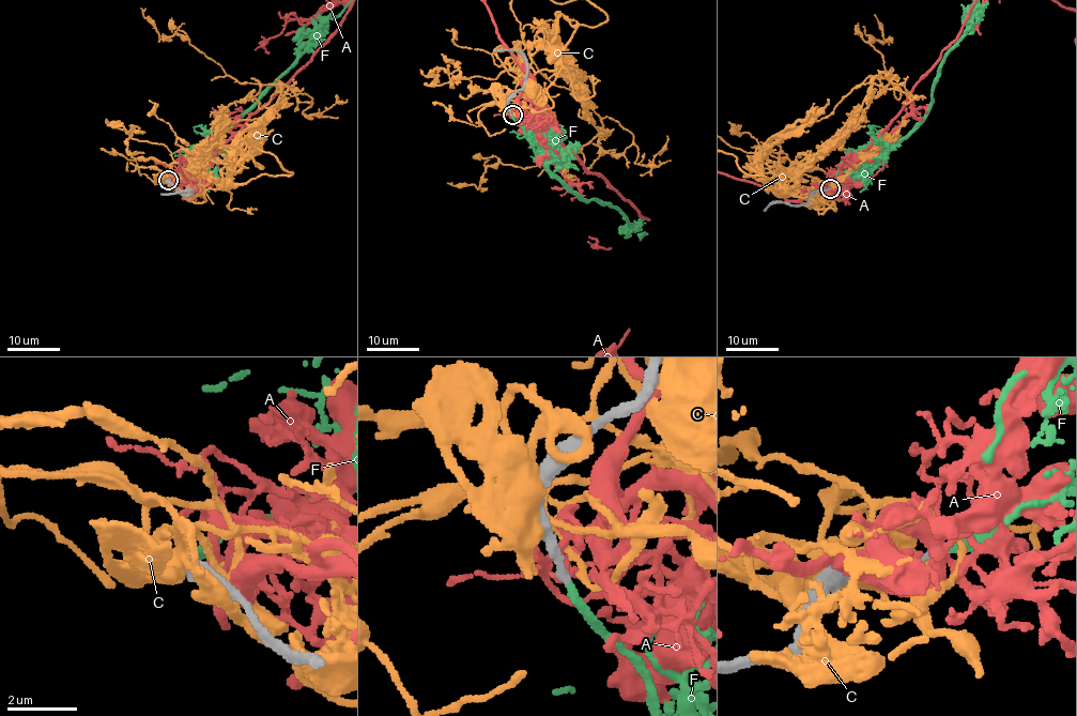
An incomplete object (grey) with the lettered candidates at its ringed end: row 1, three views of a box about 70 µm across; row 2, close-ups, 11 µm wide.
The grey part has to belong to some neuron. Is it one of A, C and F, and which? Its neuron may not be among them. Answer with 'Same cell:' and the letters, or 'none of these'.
Same cell: F

